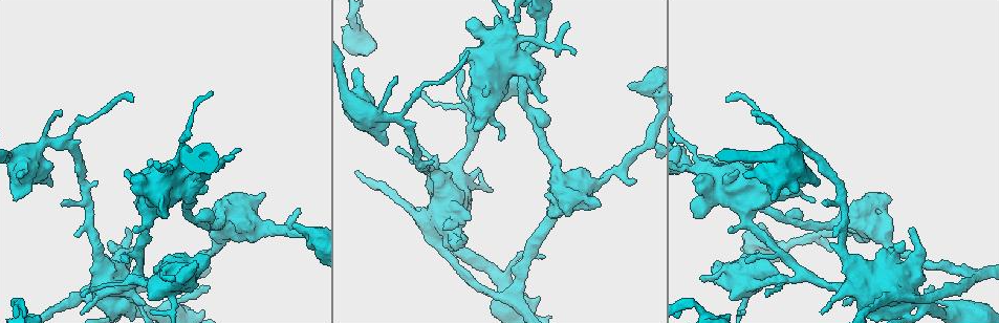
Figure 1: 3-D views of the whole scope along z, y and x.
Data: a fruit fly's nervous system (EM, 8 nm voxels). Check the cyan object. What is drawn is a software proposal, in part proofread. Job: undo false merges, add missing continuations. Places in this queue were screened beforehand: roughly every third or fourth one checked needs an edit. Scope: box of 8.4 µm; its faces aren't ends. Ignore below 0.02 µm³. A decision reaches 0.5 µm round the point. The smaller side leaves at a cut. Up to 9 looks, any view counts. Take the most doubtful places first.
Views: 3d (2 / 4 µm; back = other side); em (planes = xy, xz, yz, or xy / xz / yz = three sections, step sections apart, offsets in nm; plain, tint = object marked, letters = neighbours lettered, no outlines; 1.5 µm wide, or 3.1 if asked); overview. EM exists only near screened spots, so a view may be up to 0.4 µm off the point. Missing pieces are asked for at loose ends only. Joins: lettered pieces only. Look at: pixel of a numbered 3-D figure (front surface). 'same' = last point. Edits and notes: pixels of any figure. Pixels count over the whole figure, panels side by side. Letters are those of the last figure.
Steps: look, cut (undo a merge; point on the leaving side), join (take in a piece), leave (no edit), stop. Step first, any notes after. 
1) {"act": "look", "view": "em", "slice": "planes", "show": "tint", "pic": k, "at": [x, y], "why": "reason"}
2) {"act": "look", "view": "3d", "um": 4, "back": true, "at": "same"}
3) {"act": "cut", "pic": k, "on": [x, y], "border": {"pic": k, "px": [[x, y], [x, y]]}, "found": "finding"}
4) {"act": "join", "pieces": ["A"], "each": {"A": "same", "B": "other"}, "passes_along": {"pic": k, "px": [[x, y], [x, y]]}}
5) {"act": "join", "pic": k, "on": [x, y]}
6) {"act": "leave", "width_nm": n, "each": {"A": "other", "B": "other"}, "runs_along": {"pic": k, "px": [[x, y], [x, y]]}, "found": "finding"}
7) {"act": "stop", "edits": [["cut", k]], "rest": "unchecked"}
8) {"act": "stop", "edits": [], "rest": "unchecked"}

{"act": "look", "view": "em", "slice": "planes", "show": "letters", "pic": 1, "at": [151, 164], "why": "branch stops here"}

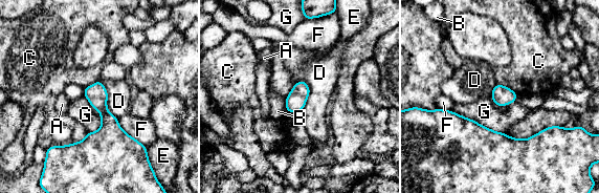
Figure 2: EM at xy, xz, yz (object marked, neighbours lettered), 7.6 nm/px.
{"act": "leave", "each": {"A": "other", "B": "other", "C": "other", "D": "other", "E": "other", "F": "other", "G": "other"}, "border": {"pic": 2, "px": [[98, 80], [107, 109], [116, 118]]}, "found": "no lettered piece goes on from it"}

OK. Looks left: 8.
{"act": "look", "view": "3d", "um": 2, "pic": 1, "at": [412, 209]}

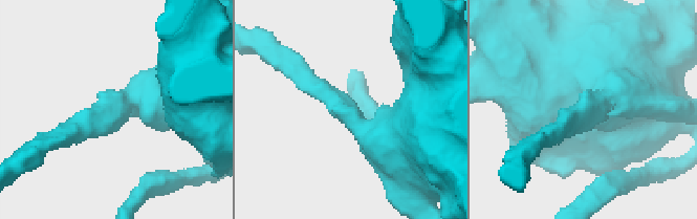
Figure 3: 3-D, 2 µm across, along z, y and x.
{"act": "look", "view": "em", "slice": "planes", "show": "letters", "pic": 3, "at": [116, 107], "arm_widths_nm": [190, 800], "why": "now the EM"}

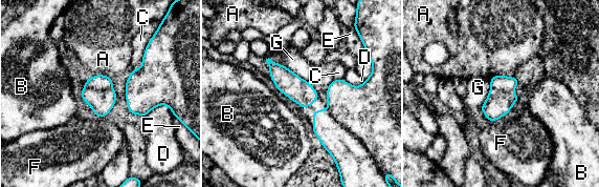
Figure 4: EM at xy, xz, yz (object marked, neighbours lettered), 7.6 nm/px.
{"act": "cut", "pic": 4, "on": [351, 157], "each": {"A": "other", "B": "other", "C": "other", "D": "other", "E": "other", "F": "other", "G": "other"}, "border": {"pic": 4, "px": [[329, 113], [358, 140]]}, "found": "a second neuron is stuck on"}

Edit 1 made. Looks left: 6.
{"act": "look", "view": "overview", "why": "redraw"}

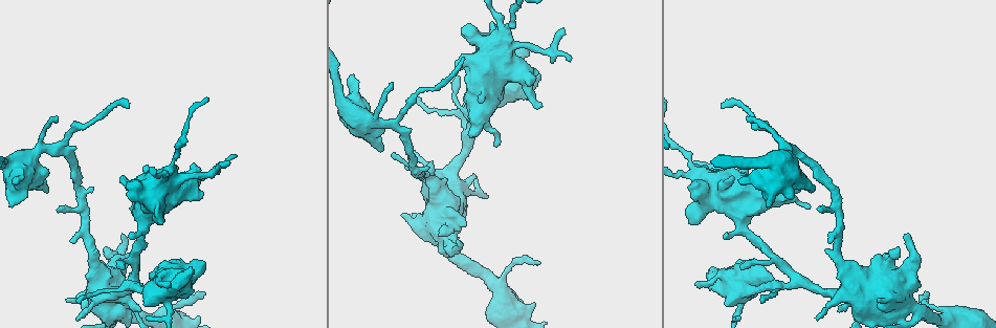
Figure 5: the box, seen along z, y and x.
{"act": "look", "view": "3d", "um": 4, "pic": 5, "at": [742, 266], "why": "thin end"}

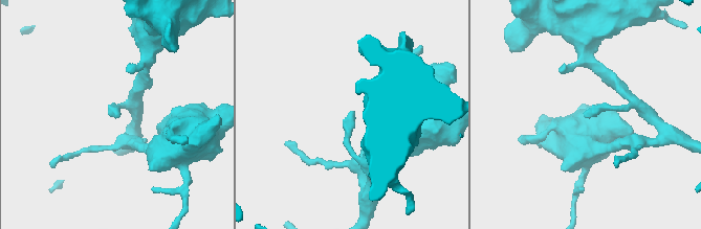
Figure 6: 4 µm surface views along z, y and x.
{"act": "look", "view": "em", "slice": "xy", "step": 4, "show": "tint", "pic": 6, "at": [584, 115]}

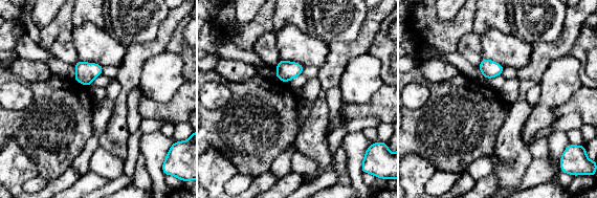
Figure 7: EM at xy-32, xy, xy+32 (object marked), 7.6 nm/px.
{"act": "look", "view": "em", "slice": "planes", "show": "letters", "at": "same", "why": "another direction"}

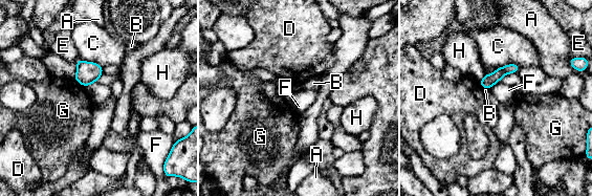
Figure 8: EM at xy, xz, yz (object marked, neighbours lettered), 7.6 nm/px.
{"act": "leave", "width_nm": 100, "each": {"A": "other", "B": "other", "C": "other", "D": "other", "E": "other", "F": "other", "G": "other", "H": "other"}, "runs_along": {"pic": 8, "px": [[516, 67], [501, 71], [484, 85]]}, "found": "none of them fits"}

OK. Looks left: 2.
{"act": "stop", "edits": [["cut", 4]], "rest": "unchecked"}

